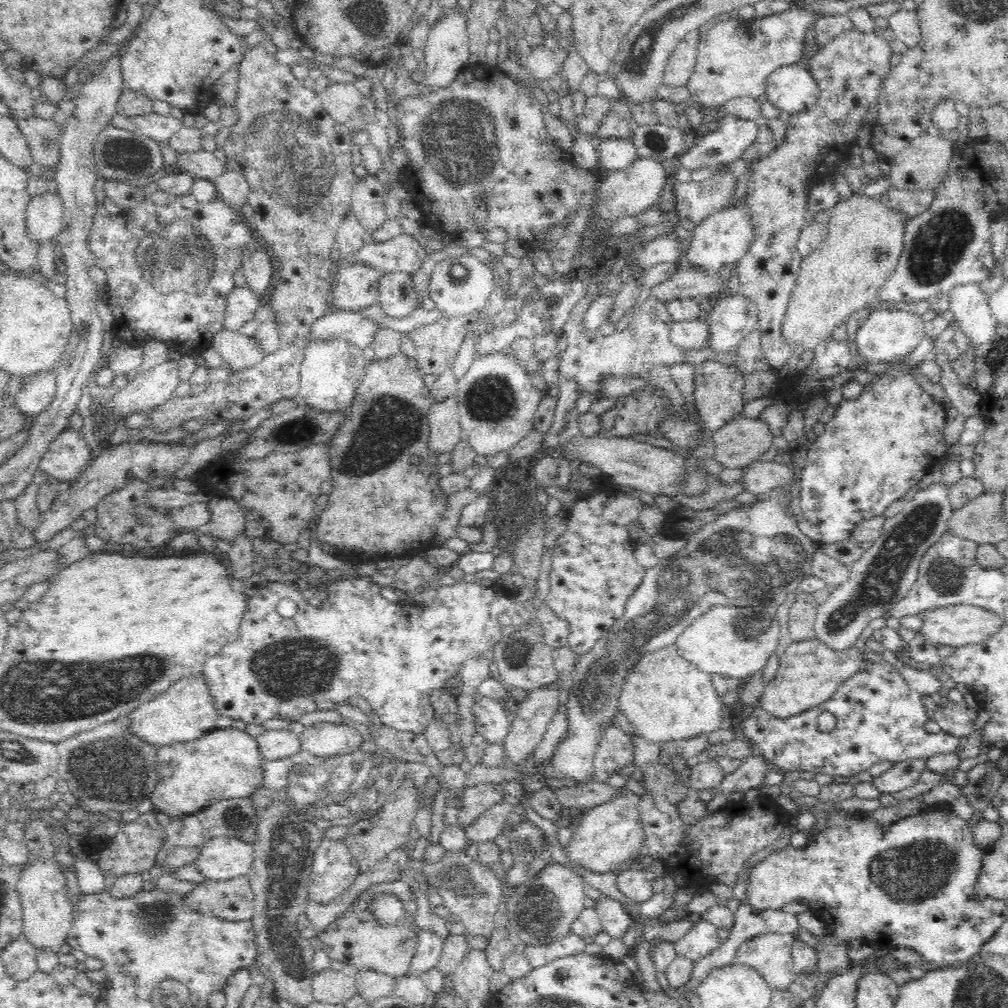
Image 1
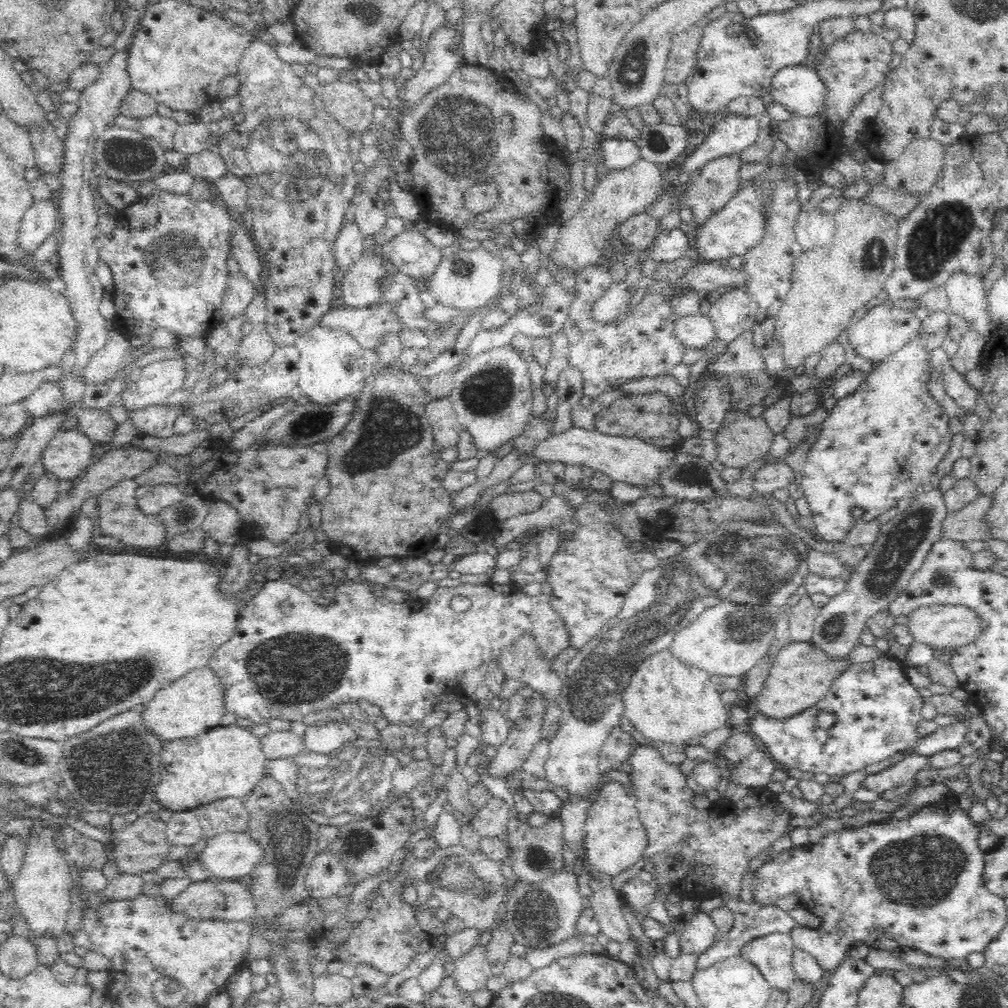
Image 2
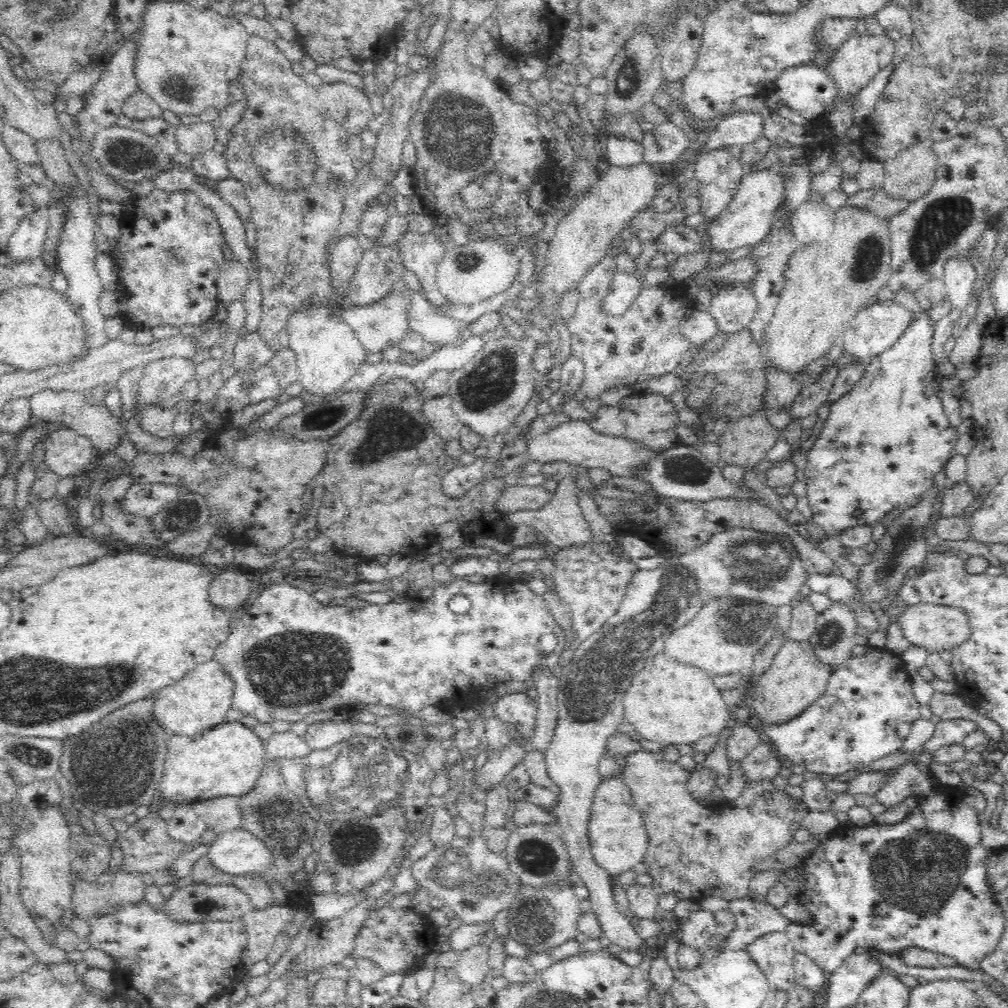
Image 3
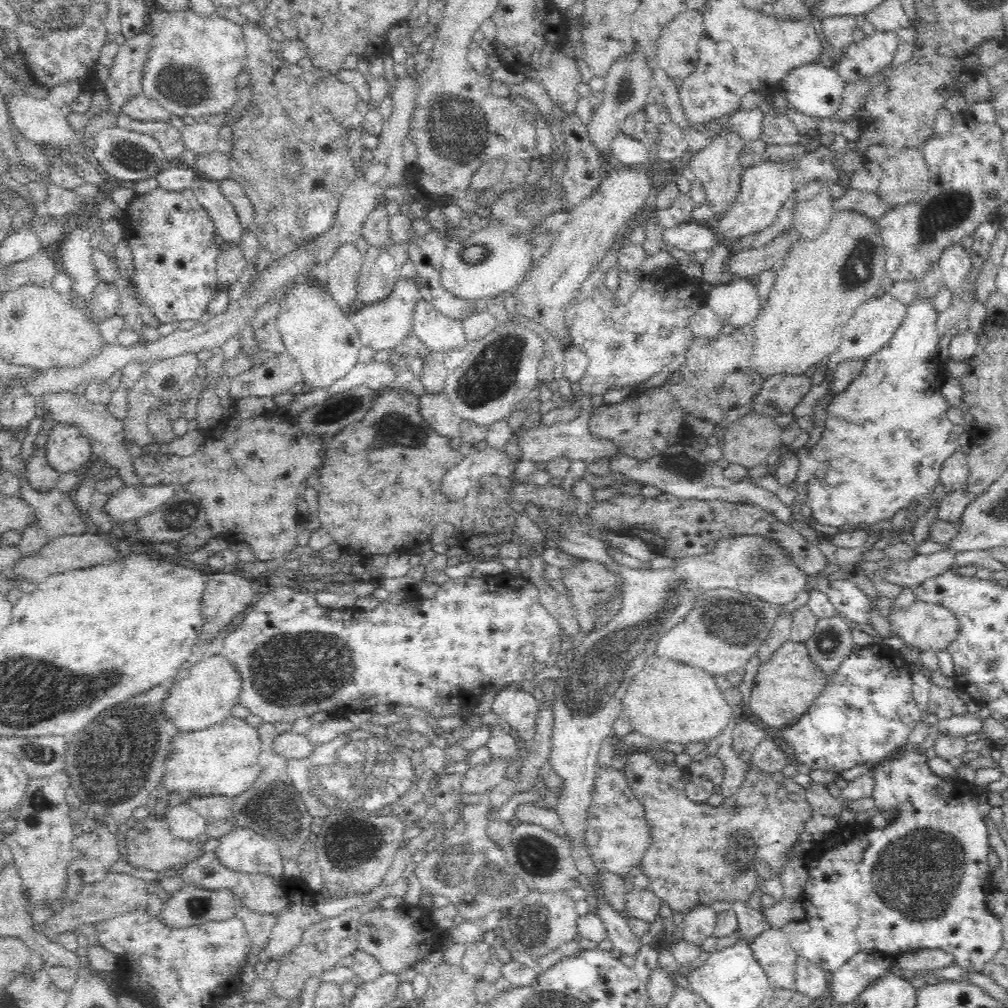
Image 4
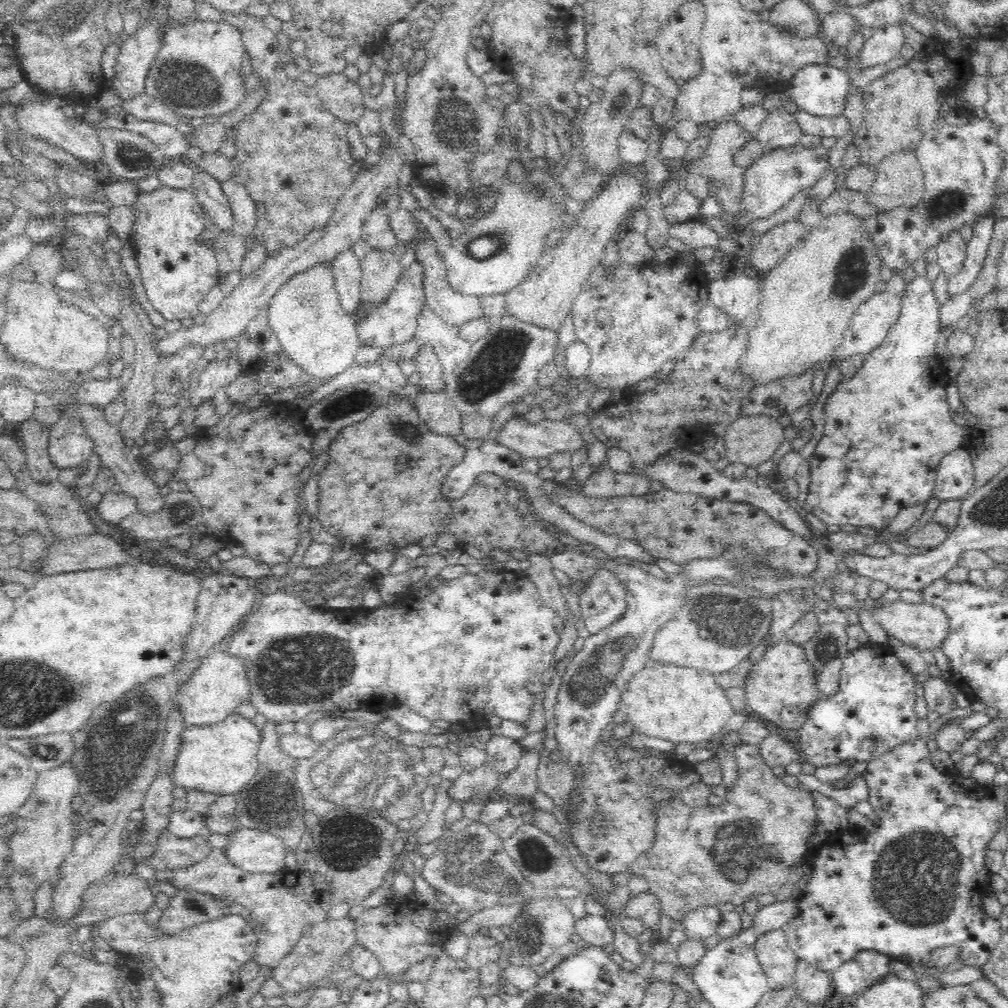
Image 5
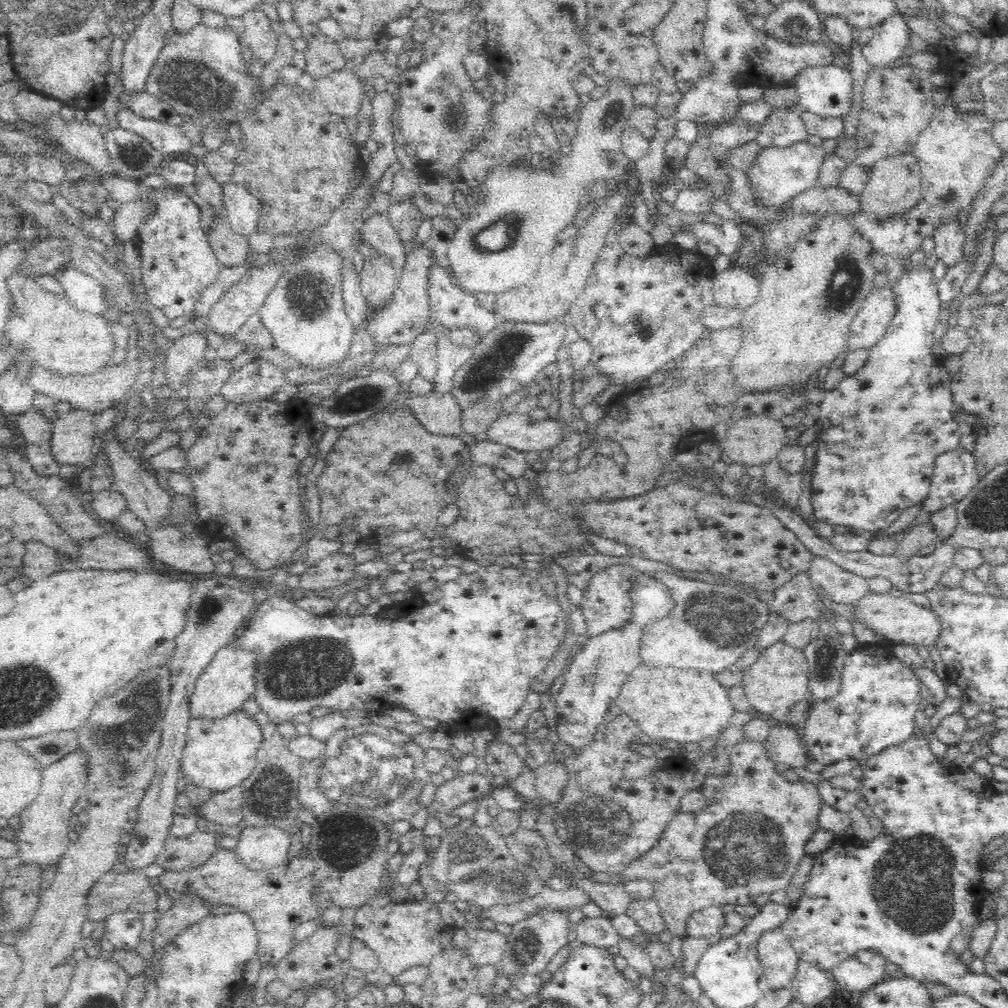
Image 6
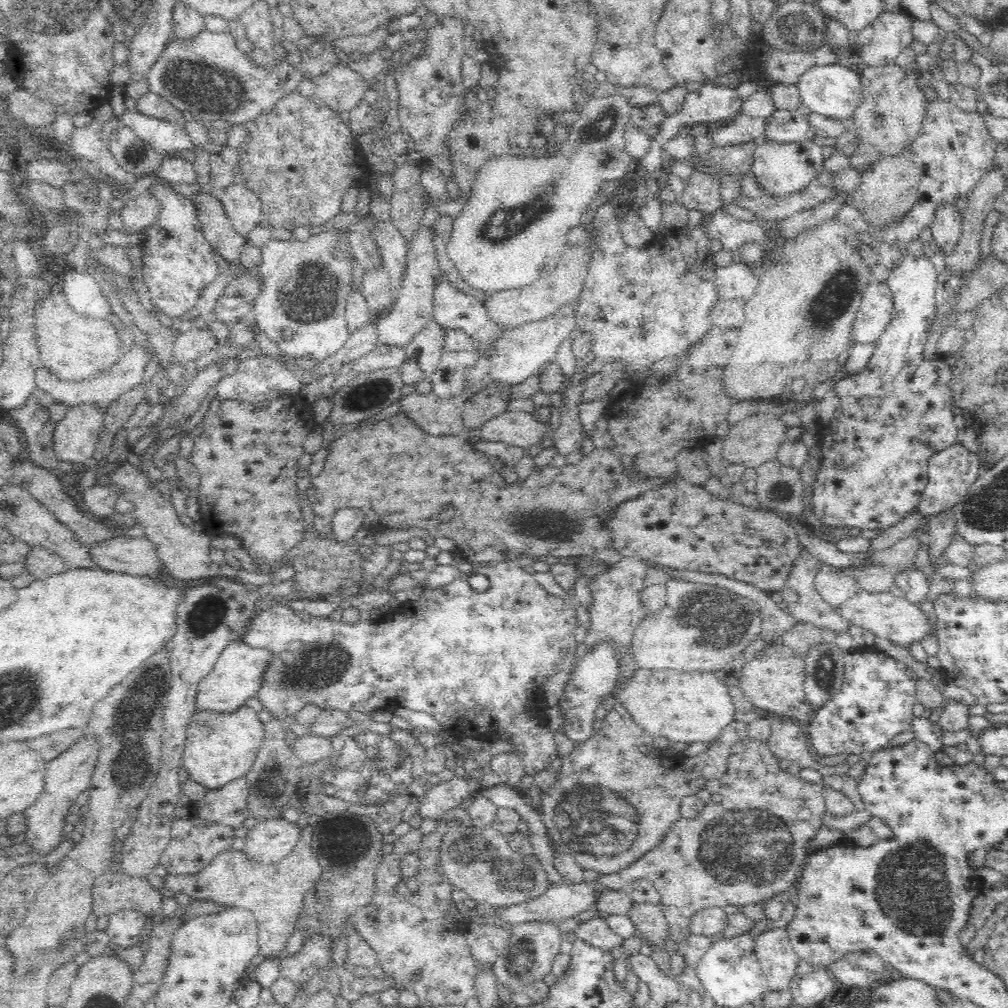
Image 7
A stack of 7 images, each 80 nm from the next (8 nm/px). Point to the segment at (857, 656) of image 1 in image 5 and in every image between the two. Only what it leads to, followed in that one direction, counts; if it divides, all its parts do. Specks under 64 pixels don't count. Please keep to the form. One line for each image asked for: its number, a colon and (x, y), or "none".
2: (800, 676)
3: (795, 679)
4: (786, 685)
5: (781, 687)

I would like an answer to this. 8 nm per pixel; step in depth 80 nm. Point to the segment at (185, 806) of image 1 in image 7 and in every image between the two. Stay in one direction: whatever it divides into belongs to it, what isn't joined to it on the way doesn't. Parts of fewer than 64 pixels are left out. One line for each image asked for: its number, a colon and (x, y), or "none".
2: (226, 761)
3: (226, 759)
4: (222, 759)
5: (220, 757)
6: (221, 752)
7: (230, 748)

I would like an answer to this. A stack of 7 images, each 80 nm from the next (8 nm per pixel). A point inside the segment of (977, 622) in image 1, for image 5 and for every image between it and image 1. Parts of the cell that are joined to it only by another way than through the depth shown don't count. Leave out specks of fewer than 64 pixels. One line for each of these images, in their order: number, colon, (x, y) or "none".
2: (942, 627)
3: (936, 628)
4: (922, 626)
5: (923, 626)

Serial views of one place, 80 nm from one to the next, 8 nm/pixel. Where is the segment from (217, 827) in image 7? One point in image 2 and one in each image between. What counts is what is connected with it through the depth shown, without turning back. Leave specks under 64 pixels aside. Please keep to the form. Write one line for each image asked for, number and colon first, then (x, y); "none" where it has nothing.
2: (143, 845)
3: (147, 845)
4: (150, 845)
5: (174, 853)
6: (180, 854)

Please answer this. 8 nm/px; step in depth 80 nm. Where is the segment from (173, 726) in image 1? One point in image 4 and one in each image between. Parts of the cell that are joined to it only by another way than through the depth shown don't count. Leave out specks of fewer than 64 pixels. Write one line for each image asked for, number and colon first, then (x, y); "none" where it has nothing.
2: (196, 703)
3: (202, 698)
4: (214, 686)

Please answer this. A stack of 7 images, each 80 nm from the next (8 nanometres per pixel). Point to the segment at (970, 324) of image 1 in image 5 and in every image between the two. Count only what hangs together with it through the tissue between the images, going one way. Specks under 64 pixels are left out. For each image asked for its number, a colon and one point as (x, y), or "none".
2: (965, 294)
3: (958, 273)
4: (953, 262)
5: (951, 249)

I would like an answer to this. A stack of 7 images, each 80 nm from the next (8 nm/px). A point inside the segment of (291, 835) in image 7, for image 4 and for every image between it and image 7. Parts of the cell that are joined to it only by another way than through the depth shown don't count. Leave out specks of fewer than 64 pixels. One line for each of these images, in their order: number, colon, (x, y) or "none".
4: (243, 849)
5: (258, 851)
6: (265, 846)

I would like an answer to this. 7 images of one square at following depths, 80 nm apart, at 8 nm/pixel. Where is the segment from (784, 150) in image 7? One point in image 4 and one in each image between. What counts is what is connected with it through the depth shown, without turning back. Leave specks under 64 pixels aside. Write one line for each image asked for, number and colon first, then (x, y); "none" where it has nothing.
4: (766, 186)
5: (772, 180)
6: (778, 174)

